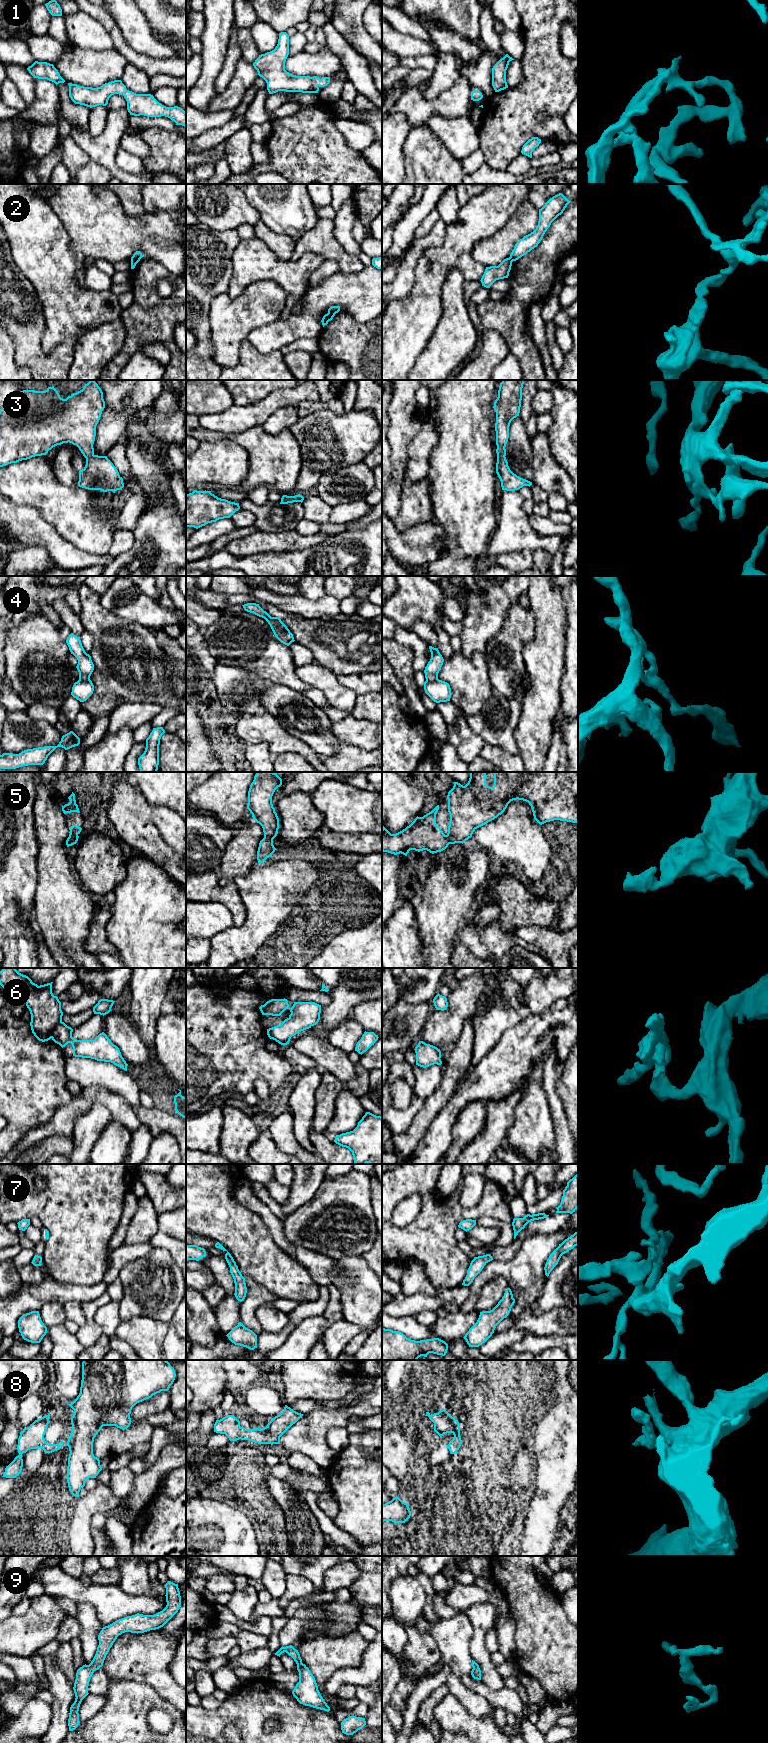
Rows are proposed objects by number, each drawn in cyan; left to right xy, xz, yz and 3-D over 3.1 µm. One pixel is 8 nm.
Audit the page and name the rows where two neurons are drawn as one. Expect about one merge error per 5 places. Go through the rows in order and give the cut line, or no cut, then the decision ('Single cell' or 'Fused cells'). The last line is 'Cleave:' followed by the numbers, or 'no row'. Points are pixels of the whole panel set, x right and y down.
1: No split. Single cell
2: Split along xz (328, 312), (334, 314). Fused cells
3: No split. Single cell
4: No split. Single cell
5: No split. Single cell
6: No split. Single cell
7: No split. Single cell
8: No split. Single cell
9: No split. Single cell
Cleave: 2

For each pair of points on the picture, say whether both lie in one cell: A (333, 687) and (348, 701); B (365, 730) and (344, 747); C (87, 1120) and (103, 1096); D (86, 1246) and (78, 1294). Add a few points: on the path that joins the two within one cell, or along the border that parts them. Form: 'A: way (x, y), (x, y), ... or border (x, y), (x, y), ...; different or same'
A: way (337, 691), (344, 698); same
B: border (338, 738), (371, 751); different
C: border (91, 1102), (102, 1104), (109, 1111), (111, 1119); different
D: border (57, 1280), (87, 1285), (102, 1281); different

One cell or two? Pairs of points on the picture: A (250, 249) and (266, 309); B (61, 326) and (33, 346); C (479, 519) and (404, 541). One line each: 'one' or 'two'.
A: two
B: two
C: two

